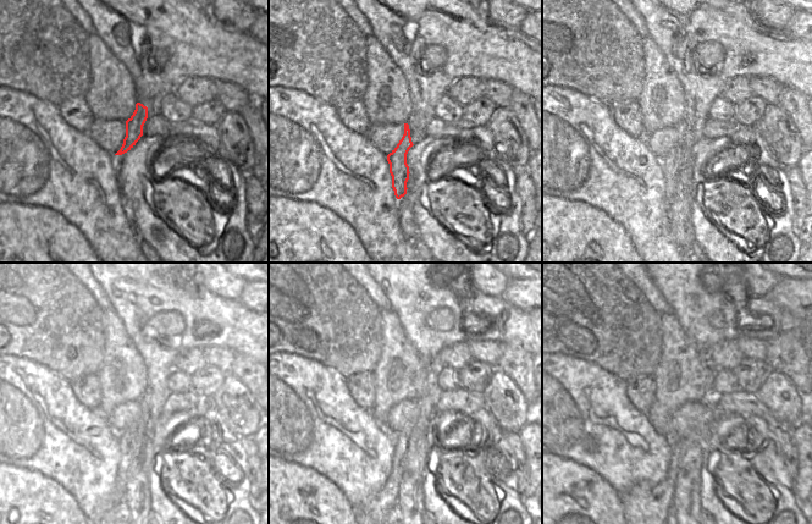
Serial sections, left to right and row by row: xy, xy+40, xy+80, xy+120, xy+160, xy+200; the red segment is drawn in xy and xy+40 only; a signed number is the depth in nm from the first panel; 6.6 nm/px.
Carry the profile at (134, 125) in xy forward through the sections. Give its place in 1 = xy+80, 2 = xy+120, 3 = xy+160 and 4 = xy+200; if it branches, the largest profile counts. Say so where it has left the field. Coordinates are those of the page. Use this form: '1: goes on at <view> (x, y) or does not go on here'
1: goes on at xy+80 (672, 163)
2: goes on at xy+120 (128, 440)
3: goes on at xy+160 (379, 511)
4: goes on at xy+200 (646, 506)

